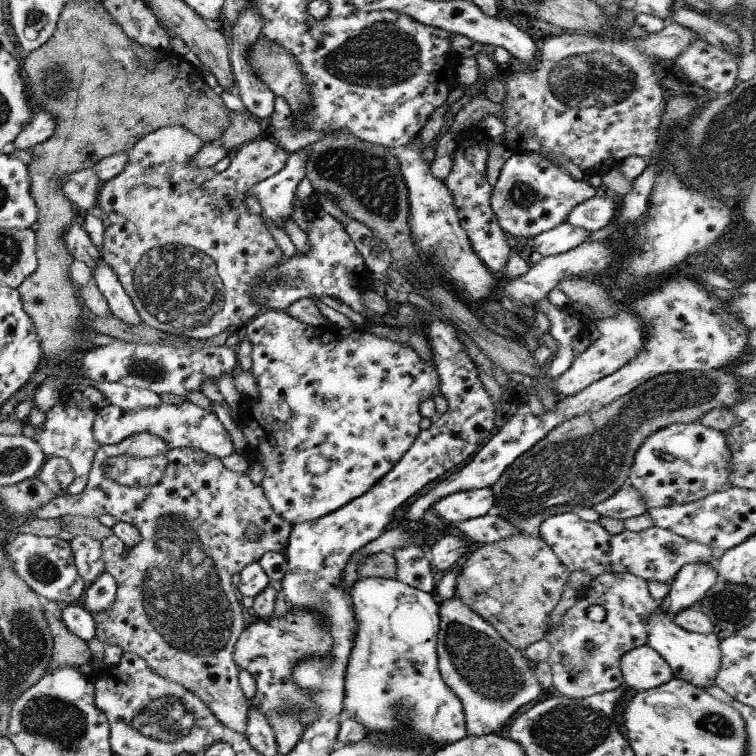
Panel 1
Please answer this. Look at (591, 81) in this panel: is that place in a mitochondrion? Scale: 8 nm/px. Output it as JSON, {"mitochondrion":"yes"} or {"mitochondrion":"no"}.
{"mitochondrion":"yes"}

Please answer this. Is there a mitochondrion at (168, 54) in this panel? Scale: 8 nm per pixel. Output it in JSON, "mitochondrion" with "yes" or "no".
{"mitochondrion":"no"}

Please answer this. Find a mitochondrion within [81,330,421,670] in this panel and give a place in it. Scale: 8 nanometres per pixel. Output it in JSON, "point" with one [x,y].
{"point":[183,593]}

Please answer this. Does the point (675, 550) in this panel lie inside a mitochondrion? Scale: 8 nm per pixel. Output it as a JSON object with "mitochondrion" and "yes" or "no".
{"mitochondrion":"yes"}

